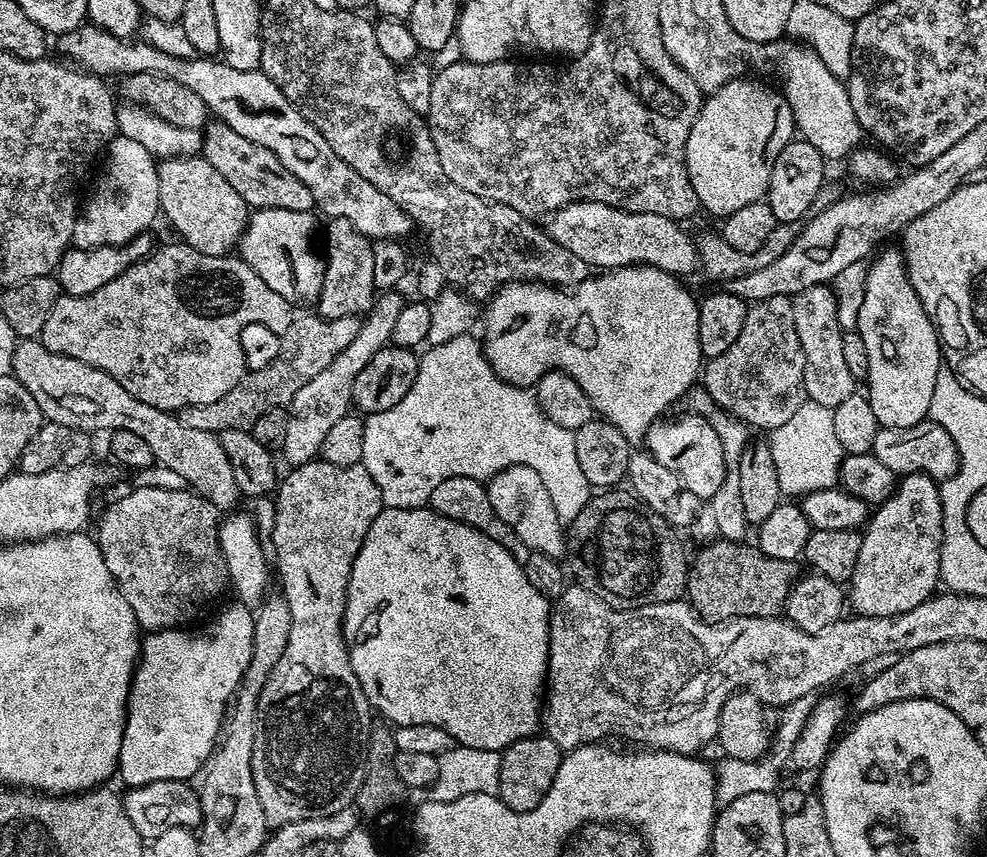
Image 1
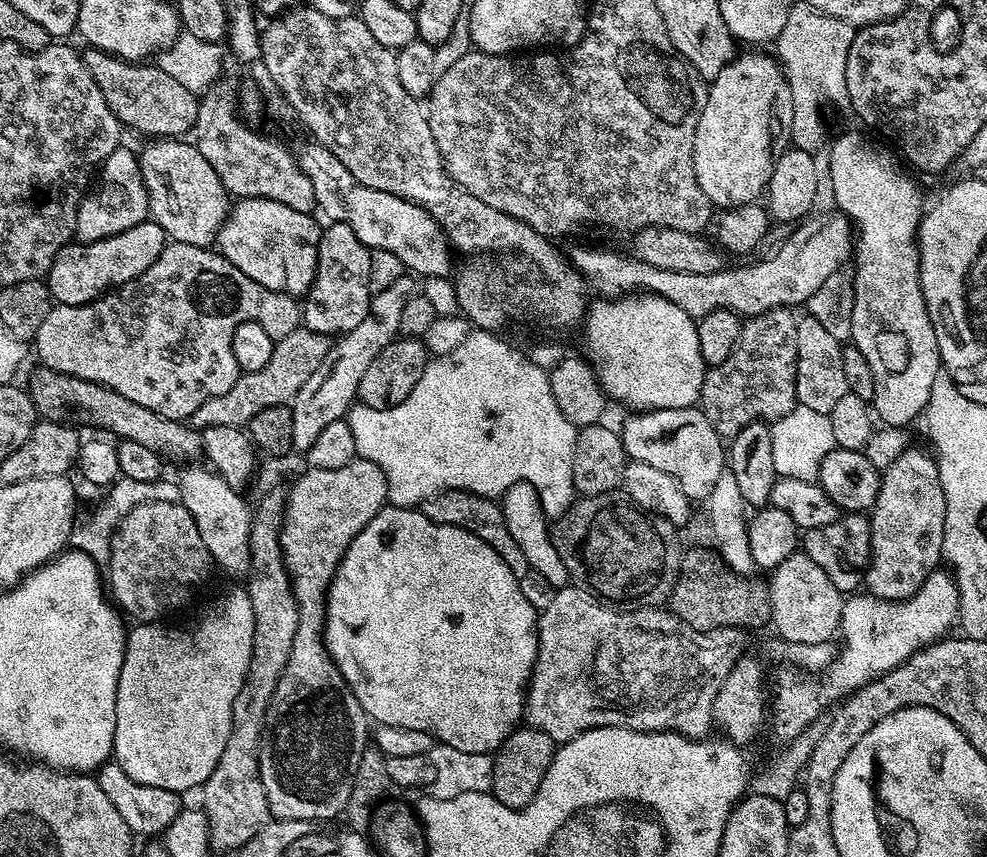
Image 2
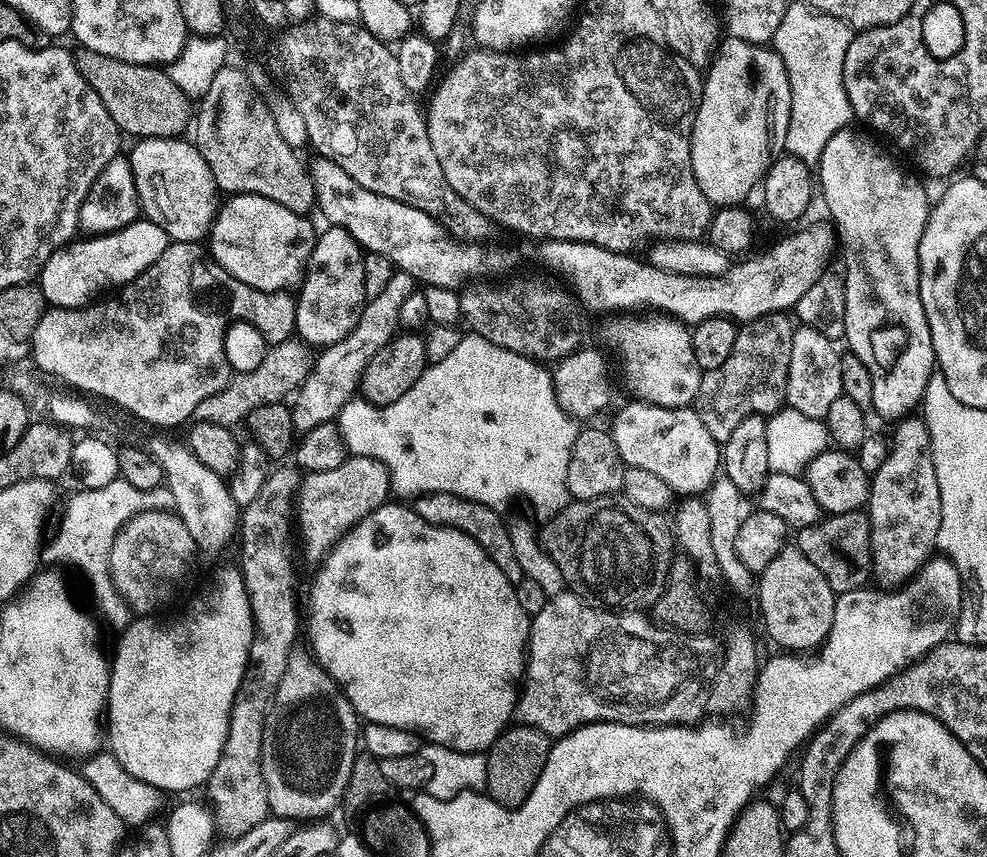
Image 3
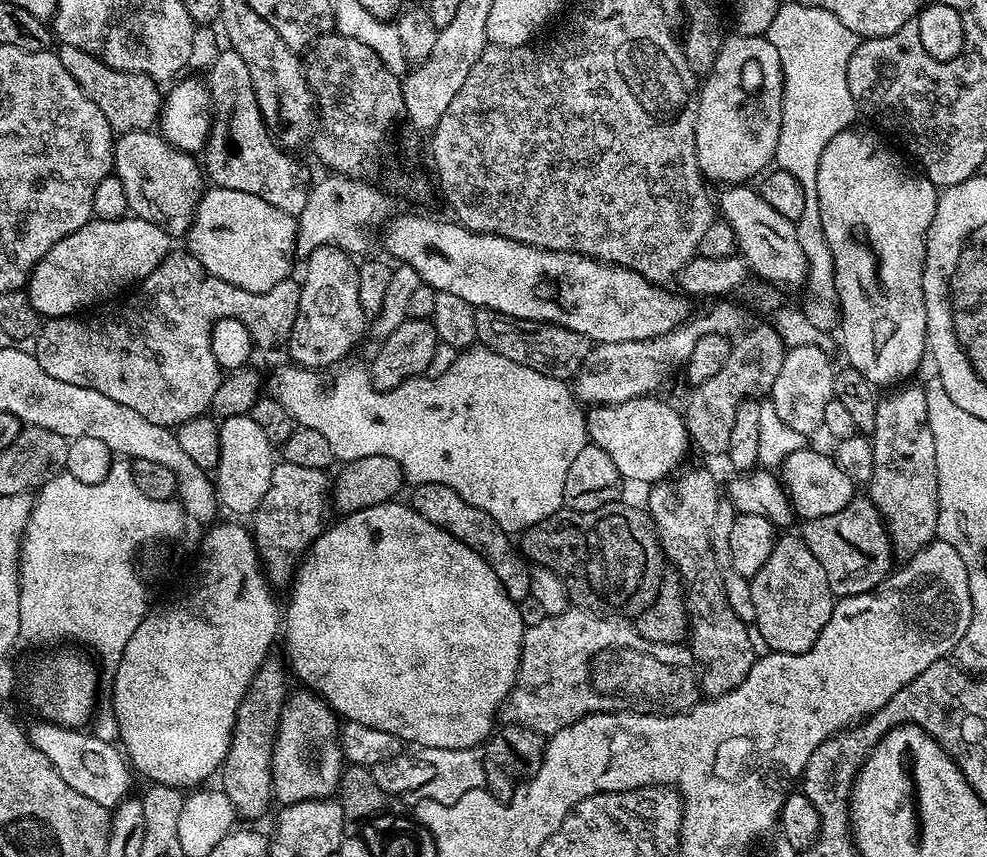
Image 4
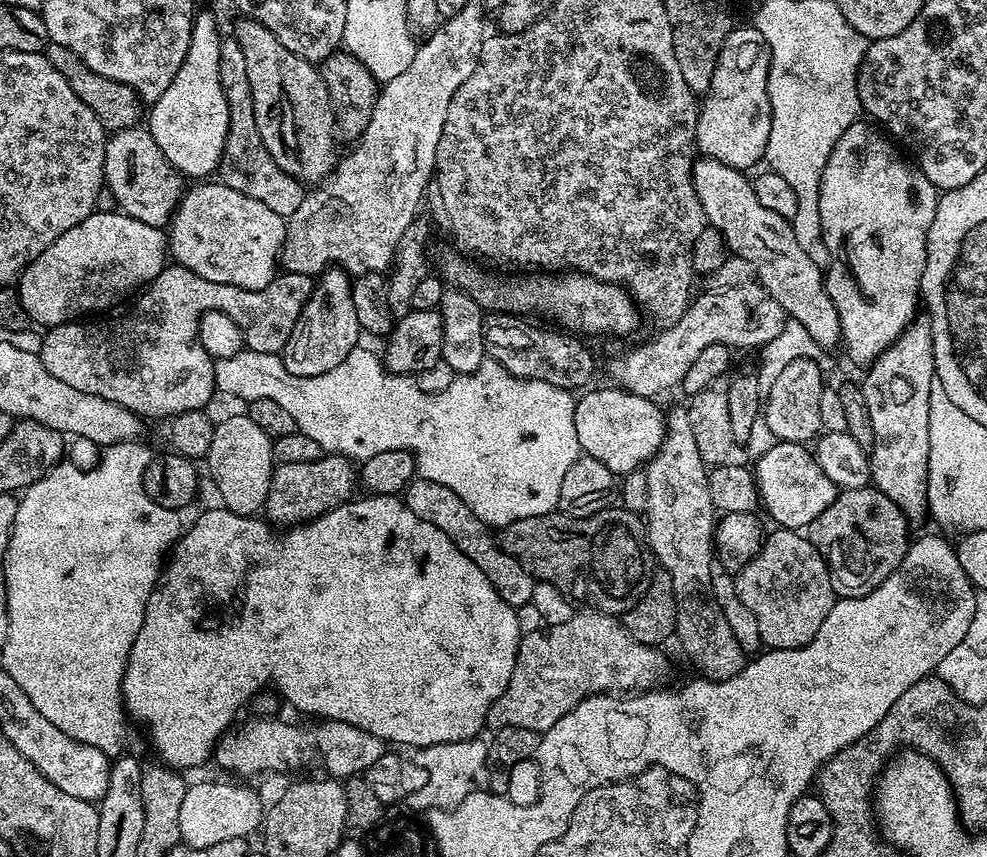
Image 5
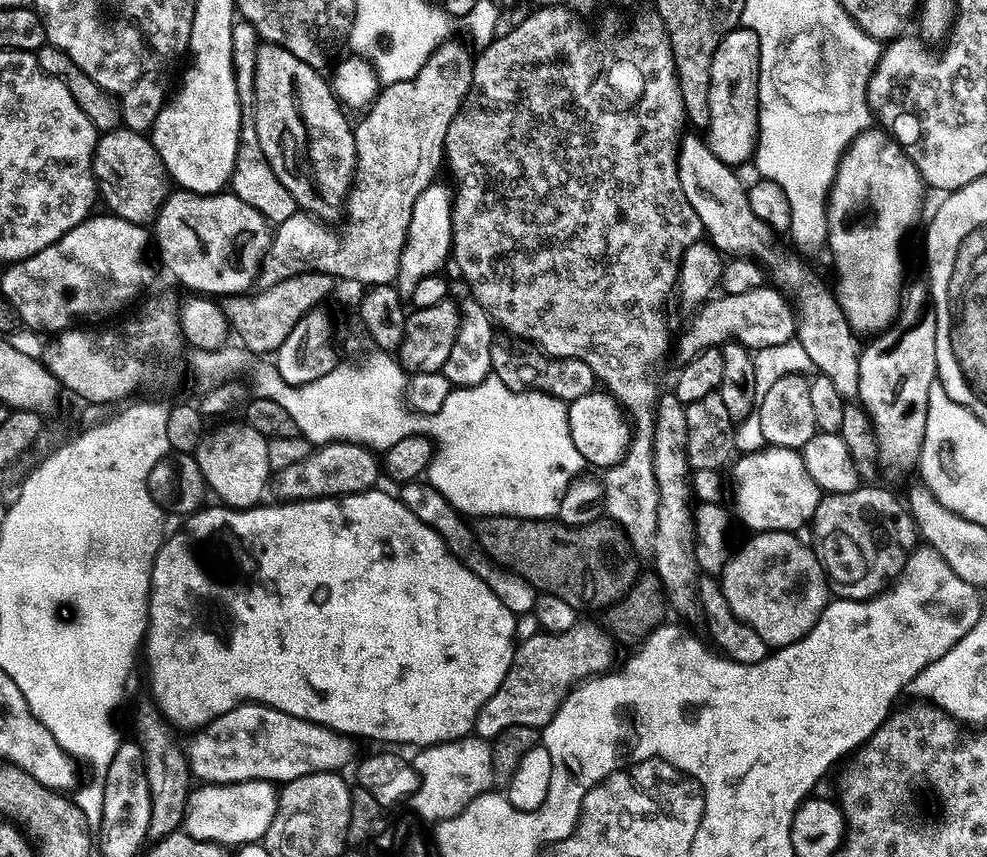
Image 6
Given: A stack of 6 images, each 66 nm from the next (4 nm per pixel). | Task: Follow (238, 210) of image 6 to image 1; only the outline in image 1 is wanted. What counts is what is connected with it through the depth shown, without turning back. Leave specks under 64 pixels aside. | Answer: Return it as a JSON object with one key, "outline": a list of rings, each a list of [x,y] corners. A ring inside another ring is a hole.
{"outline":[[[257,208],[248,217],[248,226],[244,230],[244,237],[240,239],[238,245],[239,259],[245,260],[270,286],[270,290],[282,294],[286,302],[300,306],[300,304],[315,305],[322,294],[322,282],[324,281],[325,261],[316,253],[316,216],[315,211],[303,212],[302,210],[278,210],[277,208]]]}

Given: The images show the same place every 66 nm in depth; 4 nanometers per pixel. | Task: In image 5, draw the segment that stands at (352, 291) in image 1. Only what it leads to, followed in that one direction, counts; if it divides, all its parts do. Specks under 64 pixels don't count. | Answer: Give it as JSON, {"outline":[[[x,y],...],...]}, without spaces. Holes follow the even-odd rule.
{"outline":[[[335,266],[319,273],[312,285],[312,293],[304,307],[304,315],[298,318],[290,338],[282,353],[284,369],[295,376],[313,376],[326,374],[326,370],[334,370],[346,354],[361,343],[362,329],[358,322],[358,314],[354,314],[354,298],[352,297],[352,280],[349,273]]]}

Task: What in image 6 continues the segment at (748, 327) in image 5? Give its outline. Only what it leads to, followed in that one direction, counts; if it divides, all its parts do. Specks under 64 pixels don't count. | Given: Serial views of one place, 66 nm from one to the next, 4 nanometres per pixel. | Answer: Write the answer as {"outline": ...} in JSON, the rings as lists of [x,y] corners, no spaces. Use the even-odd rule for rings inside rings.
{"outline":[[[775,286],[746,290],[746,294],[720,294],[699,305],[697,312],[700,313],[689,322],[688,329],[681,334],[680,345],[676,348],[681,361],[694,358],[707,348],[723,346],[729,342],[757,350],[786,343],[794,336],[794,309],[785,293]]]}

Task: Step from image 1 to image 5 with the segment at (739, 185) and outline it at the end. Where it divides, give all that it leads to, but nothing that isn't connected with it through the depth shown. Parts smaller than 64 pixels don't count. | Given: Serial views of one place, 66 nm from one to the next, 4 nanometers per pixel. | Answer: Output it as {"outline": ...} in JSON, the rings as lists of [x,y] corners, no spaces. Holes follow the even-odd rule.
{"outline":[[[754,26],[733,27],[718,54],[714,82],[703,93],[696,118],[695,147],[709,160],[749,170],[765,159],[770,142],[772,107],[768,93],[770,54],[766,38]]]}

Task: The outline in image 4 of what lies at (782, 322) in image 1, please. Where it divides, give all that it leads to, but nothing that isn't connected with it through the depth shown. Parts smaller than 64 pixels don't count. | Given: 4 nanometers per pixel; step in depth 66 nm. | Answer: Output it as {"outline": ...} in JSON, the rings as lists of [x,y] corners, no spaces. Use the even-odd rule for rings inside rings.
{"outline":[[[771,323],[762,324],[752,330],[750,328],[733,343],[726,366],[722,366],[722,370],[718,370],[714,378],[706,378],[706,382],[691,389],[692,397],[688,400],[686,423],[688,435],[695,447],[697,444],[708,456],[723,457],[727,453],[730,430],[734,427],[734,414],[738,406],[744,400],[759,397],[759,392],[771,393],[778,378],[778,370],[782,370],[785,351],[784,340]]]}

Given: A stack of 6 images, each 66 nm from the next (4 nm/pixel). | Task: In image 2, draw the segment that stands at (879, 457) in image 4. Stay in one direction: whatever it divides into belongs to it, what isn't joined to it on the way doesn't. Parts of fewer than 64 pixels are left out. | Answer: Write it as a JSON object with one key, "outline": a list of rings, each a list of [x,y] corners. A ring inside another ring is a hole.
{"outline":[[[905,447],[904,453],[898,458],[894,458],[892,465],[883,469],[880,478],[880,493],[876,499],[875,508],[870,512],[870,523],[872,525],[872,548],[871,556],[868,559],[868,571],[864,573],[863,587],[867,595],[876,596],[879,600],[906,600],[913,596],[926,582],[926,578],[931,572],[937,571],[938,565],[942,560],[942,538],[944,537],[944,523],[946,522],[946,498],[942,494],[942,482],[940,481],[940,465],[936,463],[931,455],[928,456],[920,448]]]}

